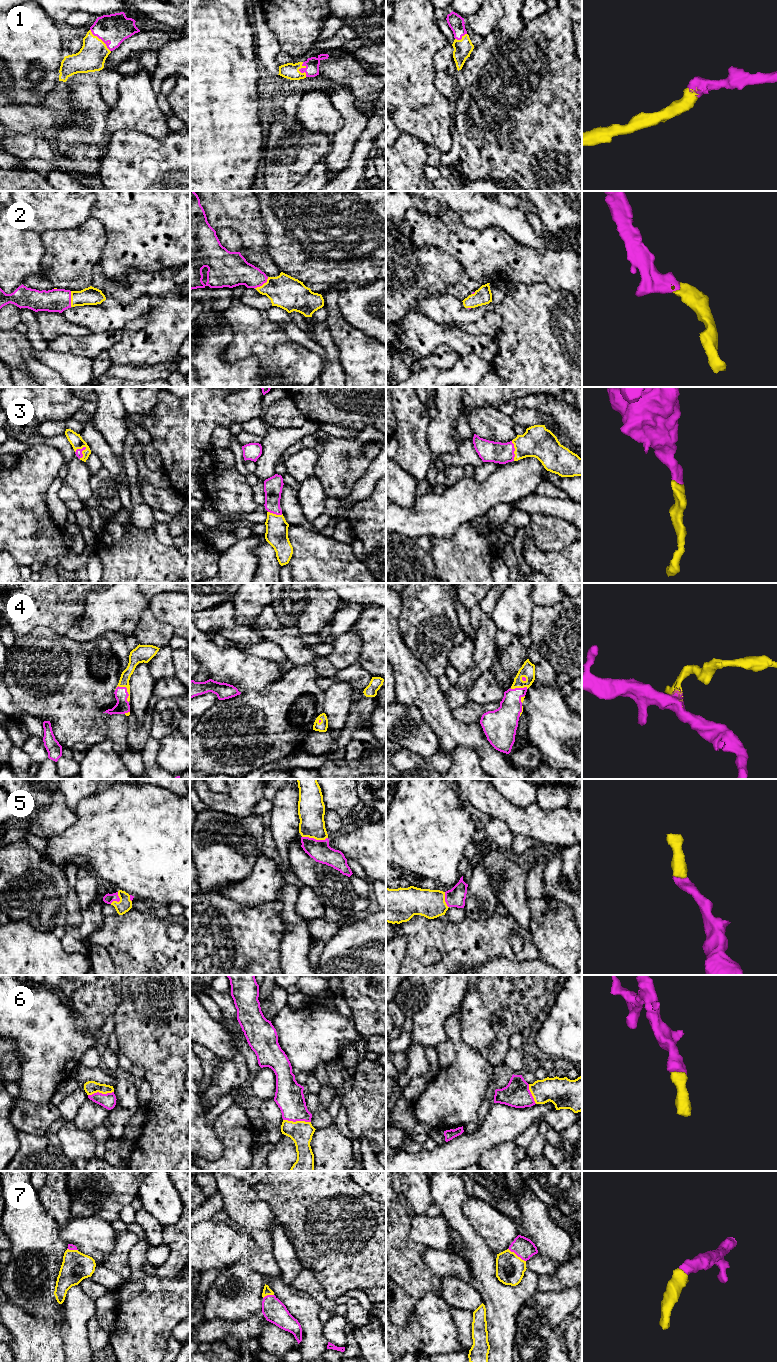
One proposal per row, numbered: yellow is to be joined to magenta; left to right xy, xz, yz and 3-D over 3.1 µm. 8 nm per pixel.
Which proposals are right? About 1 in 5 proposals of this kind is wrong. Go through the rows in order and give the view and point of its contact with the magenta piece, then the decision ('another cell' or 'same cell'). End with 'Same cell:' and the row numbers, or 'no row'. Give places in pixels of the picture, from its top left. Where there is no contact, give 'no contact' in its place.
1: xz (300, 71) | same cell
2: xz (262, 284) | same cell
3: xy (81, 453) | same cell
4: xy (126, 691) | same cell
5: xz (315, 839) | same cell
6: xz (297, 1120) | same cell
7: yz (517, 1255) | same cell
Same cell: 1, 2, 3, 4, 5, 6, 7

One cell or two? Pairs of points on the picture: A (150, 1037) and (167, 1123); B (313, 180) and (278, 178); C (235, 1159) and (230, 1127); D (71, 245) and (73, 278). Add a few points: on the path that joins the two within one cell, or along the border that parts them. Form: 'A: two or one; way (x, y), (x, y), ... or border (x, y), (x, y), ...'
A: one; way (166, 1058), (167, 1102)
B: two; border (318, 162), (301, 180)
C: one; way (235, 1151), (235, 1135)
D: one; way (71, 253), (72, 270)

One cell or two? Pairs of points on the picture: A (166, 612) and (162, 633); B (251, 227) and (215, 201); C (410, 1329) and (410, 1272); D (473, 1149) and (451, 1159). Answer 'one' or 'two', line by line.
A: two
B: one
C: two
D: one

